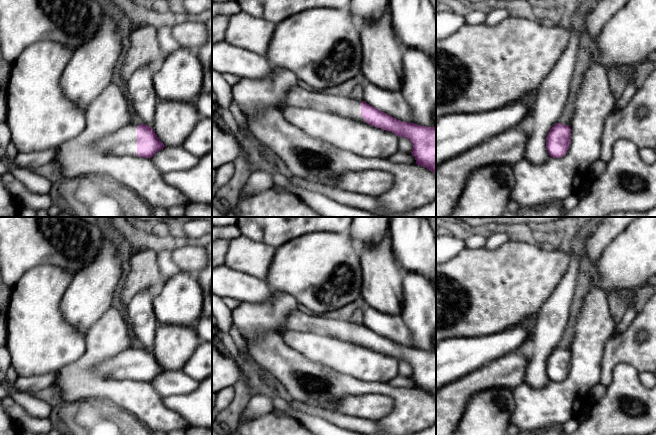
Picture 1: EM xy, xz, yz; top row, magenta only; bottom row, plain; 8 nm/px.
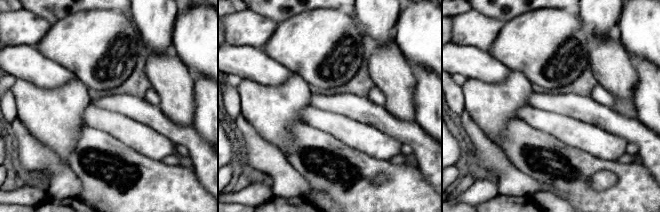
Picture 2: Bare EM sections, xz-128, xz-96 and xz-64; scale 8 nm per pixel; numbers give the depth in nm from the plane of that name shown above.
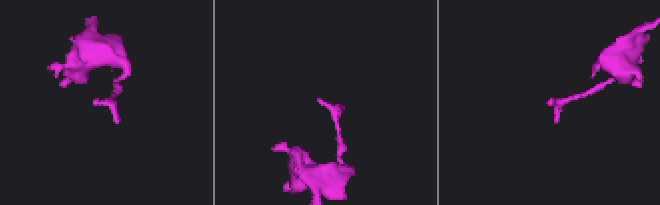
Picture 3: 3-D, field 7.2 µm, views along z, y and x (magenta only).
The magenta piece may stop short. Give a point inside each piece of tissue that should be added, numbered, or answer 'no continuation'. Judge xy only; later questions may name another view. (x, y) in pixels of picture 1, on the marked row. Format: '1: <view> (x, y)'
1: xy (123, 142)

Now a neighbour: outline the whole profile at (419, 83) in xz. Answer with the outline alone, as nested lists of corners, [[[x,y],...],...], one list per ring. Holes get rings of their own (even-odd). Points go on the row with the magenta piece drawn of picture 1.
[[[413,48],[402,54],[404,73],[401,93],[409,104],[414,123],[435,127],[436,112],[436,66],[430,56]]]

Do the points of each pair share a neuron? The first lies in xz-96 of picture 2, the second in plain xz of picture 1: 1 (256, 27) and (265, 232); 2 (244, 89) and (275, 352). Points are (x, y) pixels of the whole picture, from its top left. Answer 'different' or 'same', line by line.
1: different
2: different

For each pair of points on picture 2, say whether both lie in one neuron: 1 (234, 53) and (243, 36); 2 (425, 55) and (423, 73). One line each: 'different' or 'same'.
1: different
2: different

